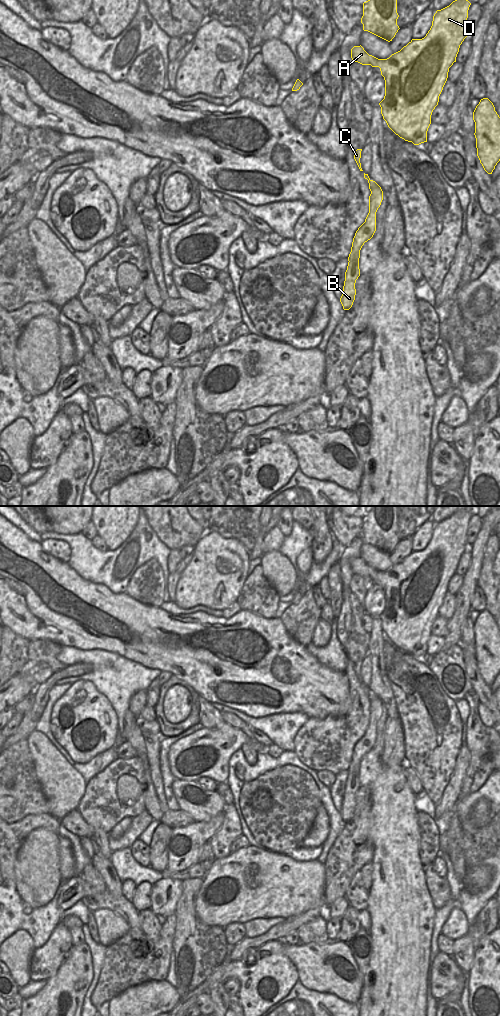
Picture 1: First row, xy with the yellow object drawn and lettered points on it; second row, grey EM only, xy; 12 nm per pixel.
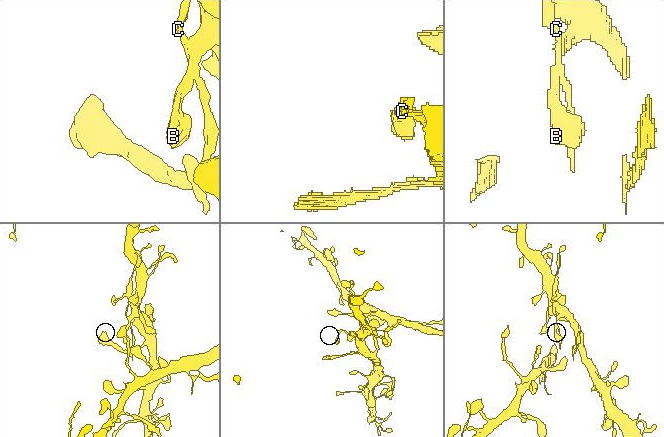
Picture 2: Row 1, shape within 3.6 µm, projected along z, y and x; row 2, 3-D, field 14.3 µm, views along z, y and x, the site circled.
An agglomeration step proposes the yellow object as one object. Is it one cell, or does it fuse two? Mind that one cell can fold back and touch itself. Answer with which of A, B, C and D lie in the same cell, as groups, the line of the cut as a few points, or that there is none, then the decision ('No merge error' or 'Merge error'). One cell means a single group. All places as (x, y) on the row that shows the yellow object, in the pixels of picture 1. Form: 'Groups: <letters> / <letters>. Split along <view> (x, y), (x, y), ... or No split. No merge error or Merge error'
Groups: A B D / C. Split along xy (369, 179), (368, 182). Merge error.

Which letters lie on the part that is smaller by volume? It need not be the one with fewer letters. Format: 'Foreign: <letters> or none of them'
Foreign: C

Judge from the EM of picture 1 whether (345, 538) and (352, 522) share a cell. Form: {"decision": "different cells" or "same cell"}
{"decision": "same cell"}

